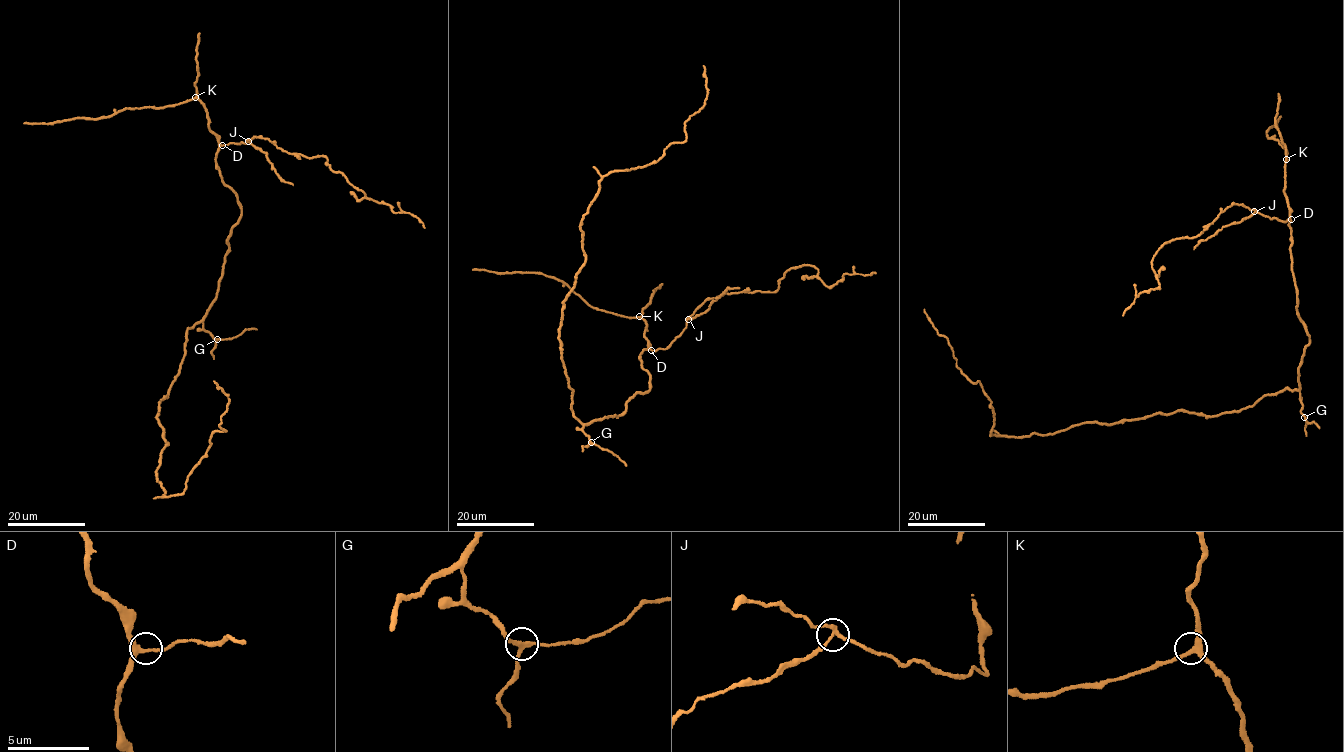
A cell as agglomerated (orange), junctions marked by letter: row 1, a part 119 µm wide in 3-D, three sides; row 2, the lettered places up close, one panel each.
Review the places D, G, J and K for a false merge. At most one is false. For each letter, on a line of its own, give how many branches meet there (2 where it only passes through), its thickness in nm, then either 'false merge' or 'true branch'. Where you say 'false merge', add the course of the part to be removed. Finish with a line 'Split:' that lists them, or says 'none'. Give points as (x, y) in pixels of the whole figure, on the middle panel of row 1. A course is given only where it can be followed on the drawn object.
D: branches 3; calibre 200 nm; true branch
G: branches 3; calibre 200 nm; true branch
J: branches 3; calibre 190 nm; false merge; course (688, 319), (703, 313), (728, 289), (739, 288)
K: branches 3; calibre 240 nm; true branch
Split: J

